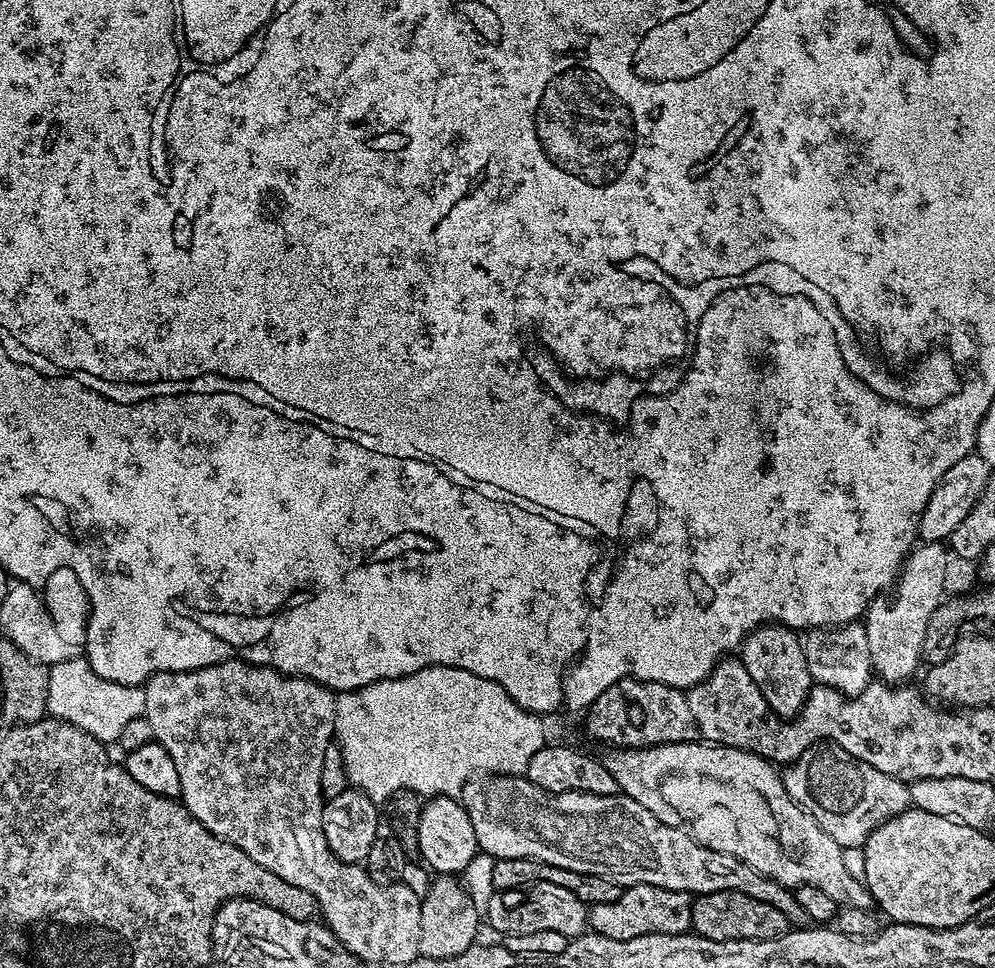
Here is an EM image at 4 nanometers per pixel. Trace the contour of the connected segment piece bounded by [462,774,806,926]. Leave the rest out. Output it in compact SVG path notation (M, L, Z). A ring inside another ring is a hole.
M492 774L487 778L481 779L479 782L469 782L465 784L462 793L462 803L466 814L470 814L470 822L474 822L474 834L476 835L479 851L481 853L488 853L497 860L505 860L506 858L541 860L543 864L565 868L566 870L577 872L583 876L597 876L598 878L610 880L612 883L621 886L649 884L650 886L658 886L666 890L687 892L689 894L699 894L702 896L710 894L711 892L741 892L750 898L758 898L762 902L773 904L775 908L788 919L789 925L800 926L805 923L806 917L802 906L798 906L795 895L793 895L789 889L784 888L776 880L767 880L765 876L758 874L750 866L746 866L746 862L742 862L730 854L722 854L718 850L710 850L706 846L702 846L694 837L688 835L683 827L671 828L669 824L658 822L658 818L654 818L654 814L650 814L650 810L646 810L646 806L638 806L638 802L634 802L634 798L630 798L629 796L623 794L599 796L598 794L586 794L585 792L546 792L539 788L534 782L530 782L527 775L509 776L507 774Z

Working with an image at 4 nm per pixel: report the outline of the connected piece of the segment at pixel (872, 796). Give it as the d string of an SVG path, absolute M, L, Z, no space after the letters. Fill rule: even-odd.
M820 742L805 750L793 764L783 769L782 779L793 802L809 812L814 822L818 822L818 826L822 826L822 830L826 830L826 834L830 834L830 838L834 838L834 842L838 842L838 846L845 850L859 849L868 841L869 834L876 829L877 824L886 822L891 816L902 814L912 802L905 781L890 778L890 774L882 774L882 770L874 770L874 766L855 760L846 749L838 748L831 742ZM871 812L876 812L876 817L868 820Z

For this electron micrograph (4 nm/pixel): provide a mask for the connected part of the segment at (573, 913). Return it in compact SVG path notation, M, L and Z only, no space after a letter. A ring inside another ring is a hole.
M541 880L527 888L506 890L491 896L486 907L488 924L501 937L514 934L539 934L542 930L556 930L558 934L575 938L585 935L588 928L589 905L583 904L566 886Z

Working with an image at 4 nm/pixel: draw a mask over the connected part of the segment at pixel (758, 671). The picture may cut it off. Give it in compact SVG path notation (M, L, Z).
M783 624L760 625L745 638L738 659L746 666L750 678L754 678L769 710L780 719L791 720L809 703L808 691L814 688L814 681L806 662L803 639L793 629Z

